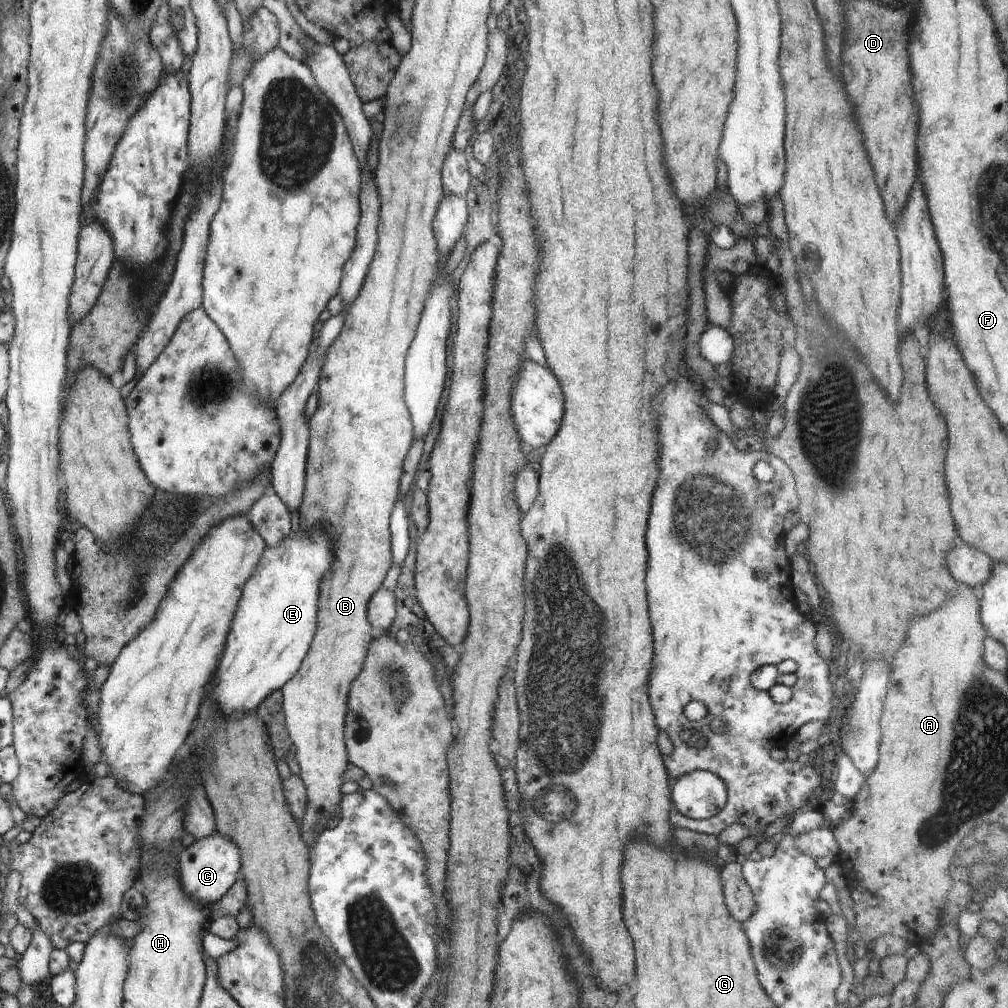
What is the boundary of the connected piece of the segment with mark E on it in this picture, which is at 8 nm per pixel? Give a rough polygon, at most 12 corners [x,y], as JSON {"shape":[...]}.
{"shape":[[325,531],[266,547],[211,678],[256,713],[317,629]]}

